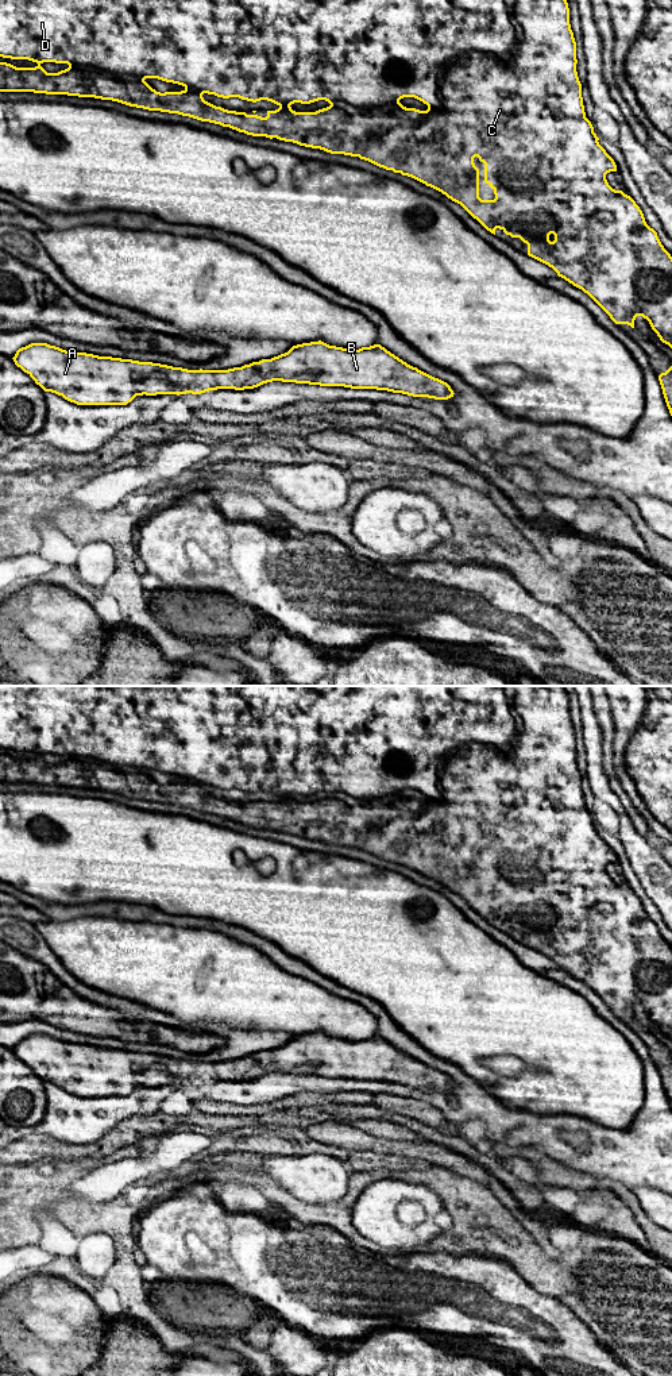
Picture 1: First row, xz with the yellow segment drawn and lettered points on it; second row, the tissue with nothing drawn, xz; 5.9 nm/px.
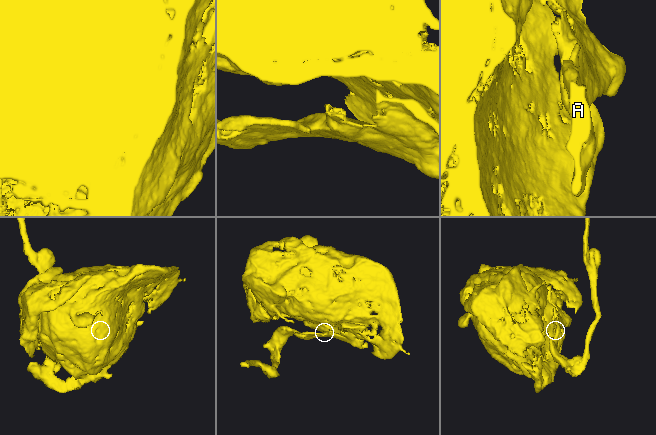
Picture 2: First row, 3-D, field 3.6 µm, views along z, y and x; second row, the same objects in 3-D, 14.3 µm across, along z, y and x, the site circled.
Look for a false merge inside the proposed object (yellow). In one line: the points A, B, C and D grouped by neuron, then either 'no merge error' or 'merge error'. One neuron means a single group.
groups A B C D; no merge error

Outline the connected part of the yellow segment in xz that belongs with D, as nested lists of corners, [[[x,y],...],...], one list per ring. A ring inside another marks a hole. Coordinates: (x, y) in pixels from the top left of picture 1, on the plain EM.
[[[0,686],[0,748],[11,751],[28,751],[38,755],[35,759],[16,759],[11,755],[0,753],[0,783],[34,783],[46,786],[94,789],[101,791],[112,791],[148,802],[178,805],[201,813],[209,813],[220,816],[223,818],[229,818],[252,828],[266,828],[270,830],[277,829],[279,832],[293,833],[300,837],[320,840],[331,845],[359,848],[360,851],[368,852],[386,862],[393,862],[394,864],[401,864],[402,867],[412,868],[425,875],[426,878],[441,883],[452,893],[460,895],[491,925],[495,926],[495,921],[499,920],[511,929],[520,929],[524,934],[528,936],[529,948],[548,956],[557,964],[559,968],[564,970],[573,978],[587,984],[615,1015],[627,1015],[634,1020],[636,1009],[642,1007],[649,1013],[652,1021],[657,1025],[660,1032],[672,1040],[672,948],[661,936],[657,924],[646,916],[644,905],[636,893],[622,882],[613,880],[606,871],[607,864],[617,863],[617,856],[614,851],[606,844],[606,841],[599,836],[599,829],[594,824],[591,813],[586,809],[582,789],[582,775],[576,763],[576,733],[569,716],[568,694],[563,686]],[[43,753],[67,755],[69,759],[58,764],[47,764],[40,758]],[[146,770],[158,770],[166,774],[178,775],[185,780],[181,783],[161,785],[152,780],[144,772]],[[204,785],[215,786],[223,790],[239,789],[242,791],[252,794],[267,791],[277,795],[279,799],[275,802],[267,802],[266,809],[258,808],[255,805],[256,802],[252,802],[252,806],[247,806],[246,803],[228,802],[221,798],[216,798],[204,791]],[[403,789],[414,789],[426,795],[428,801],[420,802],[416,799],[406,799],[399,794],[399,791]],[[318,791],[325,791],[331,797],[316,803],[296,803],[290,798],[294,794],[310,795]],[[475,848],[478,848],[479,852],[484,855],[484,874],[488,875],[494,882],[494,891],[482,891],[479,889],[479,860],[474,855]]]

